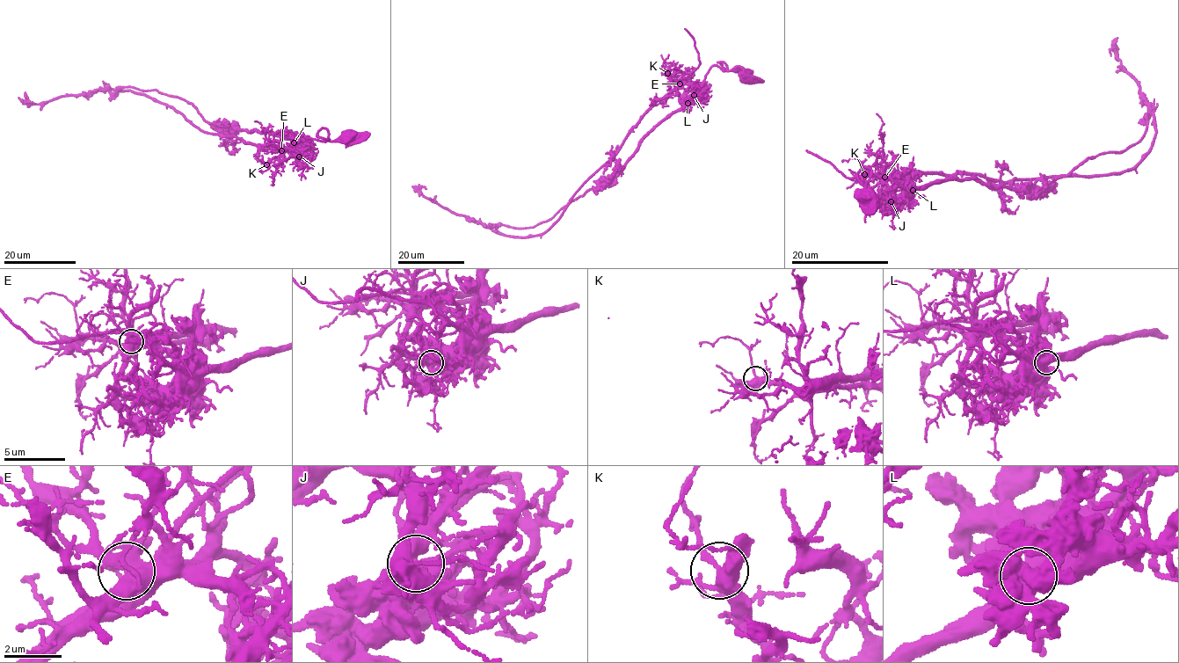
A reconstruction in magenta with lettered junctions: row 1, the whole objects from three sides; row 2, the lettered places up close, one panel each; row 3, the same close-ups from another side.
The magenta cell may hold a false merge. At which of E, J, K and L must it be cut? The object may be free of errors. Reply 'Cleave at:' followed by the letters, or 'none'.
Cleave at: J

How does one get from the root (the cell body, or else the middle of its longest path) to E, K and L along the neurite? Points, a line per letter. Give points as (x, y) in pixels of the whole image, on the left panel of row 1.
E: (350, 136), (351, 140), (322, 141), (300, 134), (281, 150)
K: (350, 136), (351, 140), (322, 141), (300, 134), (292, 145), (266, 164)
L: (350, 136), (351, 140), (332, 141), (306, 136), (294, 142)

